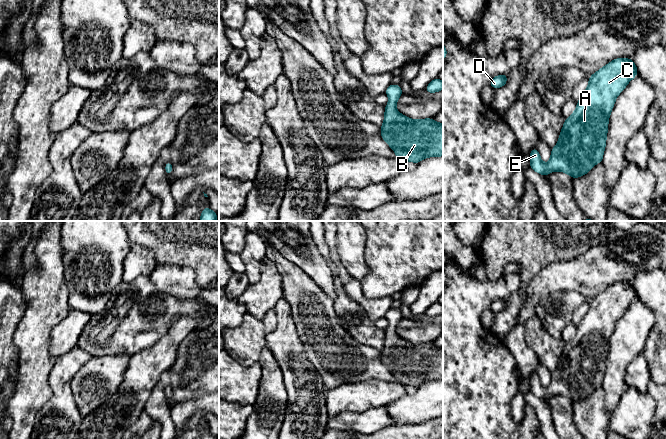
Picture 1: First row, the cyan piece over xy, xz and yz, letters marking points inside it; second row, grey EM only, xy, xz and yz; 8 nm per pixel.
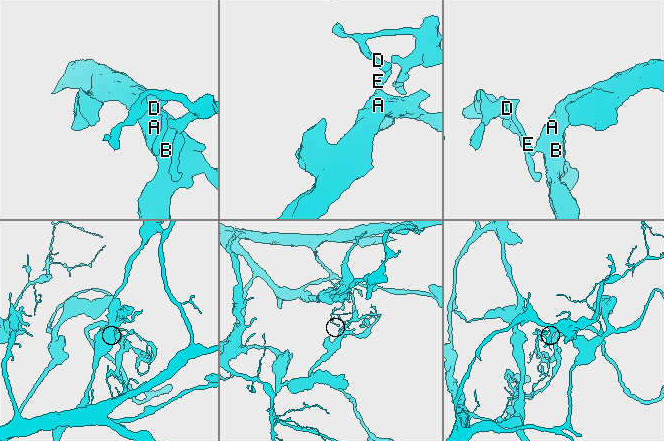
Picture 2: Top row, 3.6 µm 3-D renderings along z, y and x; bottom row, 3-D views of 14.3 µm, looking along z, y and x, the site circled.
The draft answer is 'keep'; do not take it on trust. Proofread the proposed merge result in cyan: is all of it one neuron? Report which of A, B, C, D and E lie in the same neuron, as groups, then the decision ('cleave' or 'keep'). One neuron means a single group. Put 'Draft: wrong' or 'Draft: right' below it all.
A B C / D E; cleave
Draft: wrong

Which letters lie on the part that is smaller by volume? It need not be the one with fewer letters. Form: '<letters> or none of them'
D, E

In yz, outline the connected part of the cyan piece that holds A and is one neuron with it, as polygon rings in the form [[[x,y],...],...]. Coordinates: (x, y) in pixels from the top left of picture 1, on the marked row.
[[[614,59],[589,76],[587,89],[577,102],[575,111],[565,119],[558,142],[551,149],[549,171],[562,171],[573,179],[586,175],[597,163],[602,163],[606,146],[608,121],[617,96],[638,74],[634,60]]]

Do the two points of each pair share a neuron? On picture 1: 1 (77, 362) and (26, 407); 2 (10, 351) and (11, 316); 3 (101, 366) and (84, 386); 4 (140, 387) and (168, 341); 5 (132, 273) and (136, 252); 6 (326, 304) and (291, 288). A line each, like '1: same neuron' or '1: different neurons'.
1: different neurons
2: same neuron
3: same neuron
4: same neuron
5: same neuron
6: same neuron

